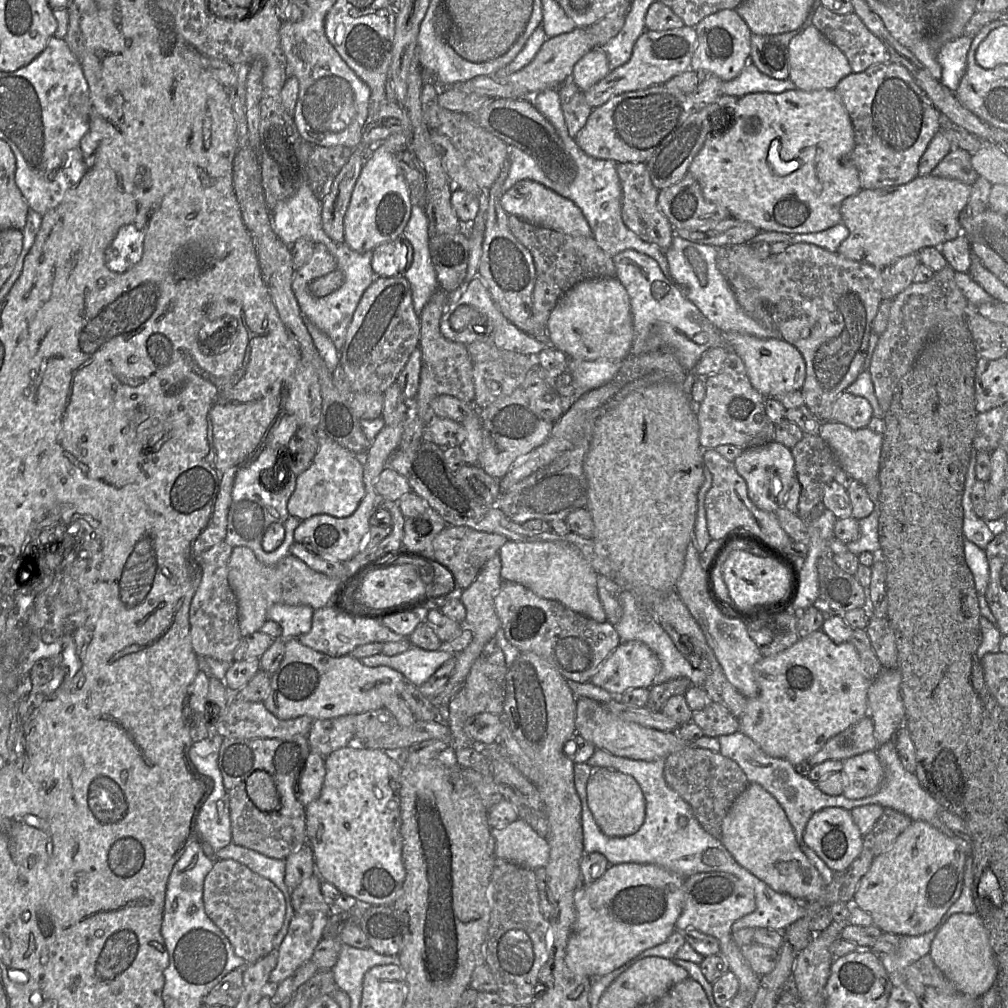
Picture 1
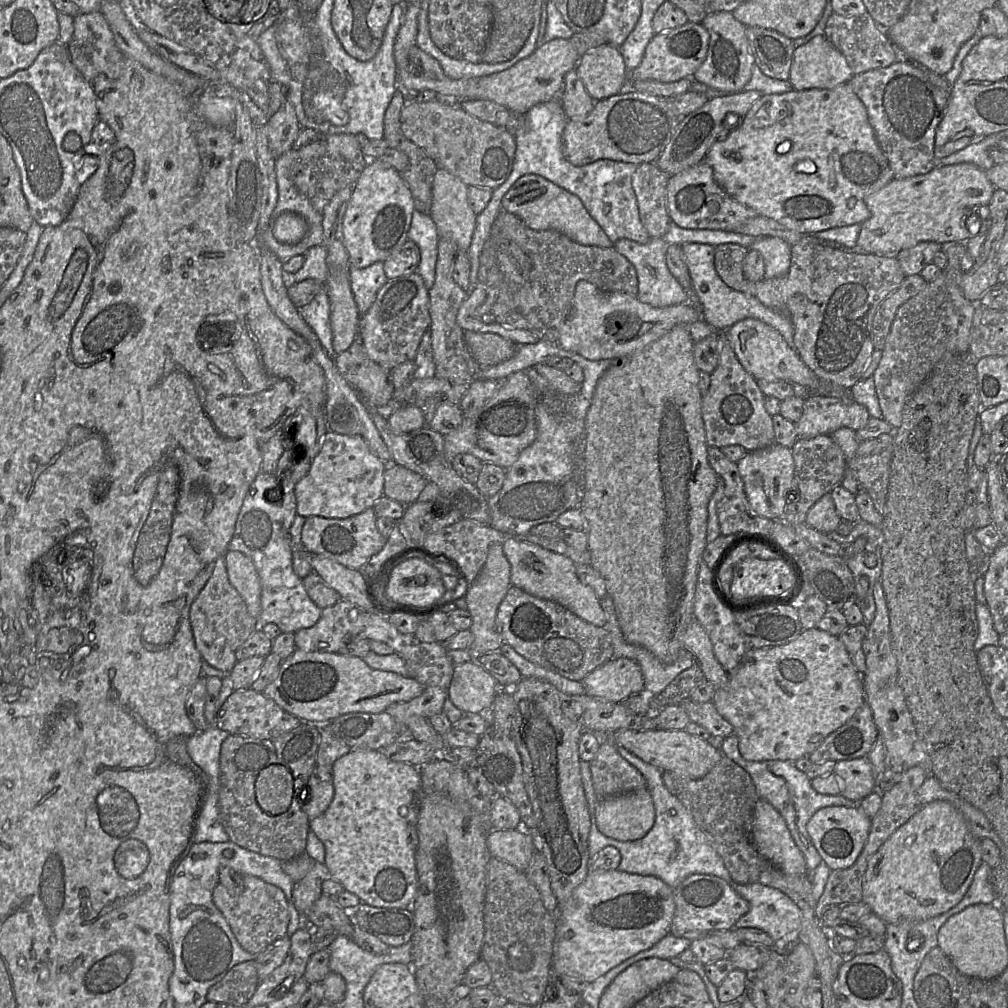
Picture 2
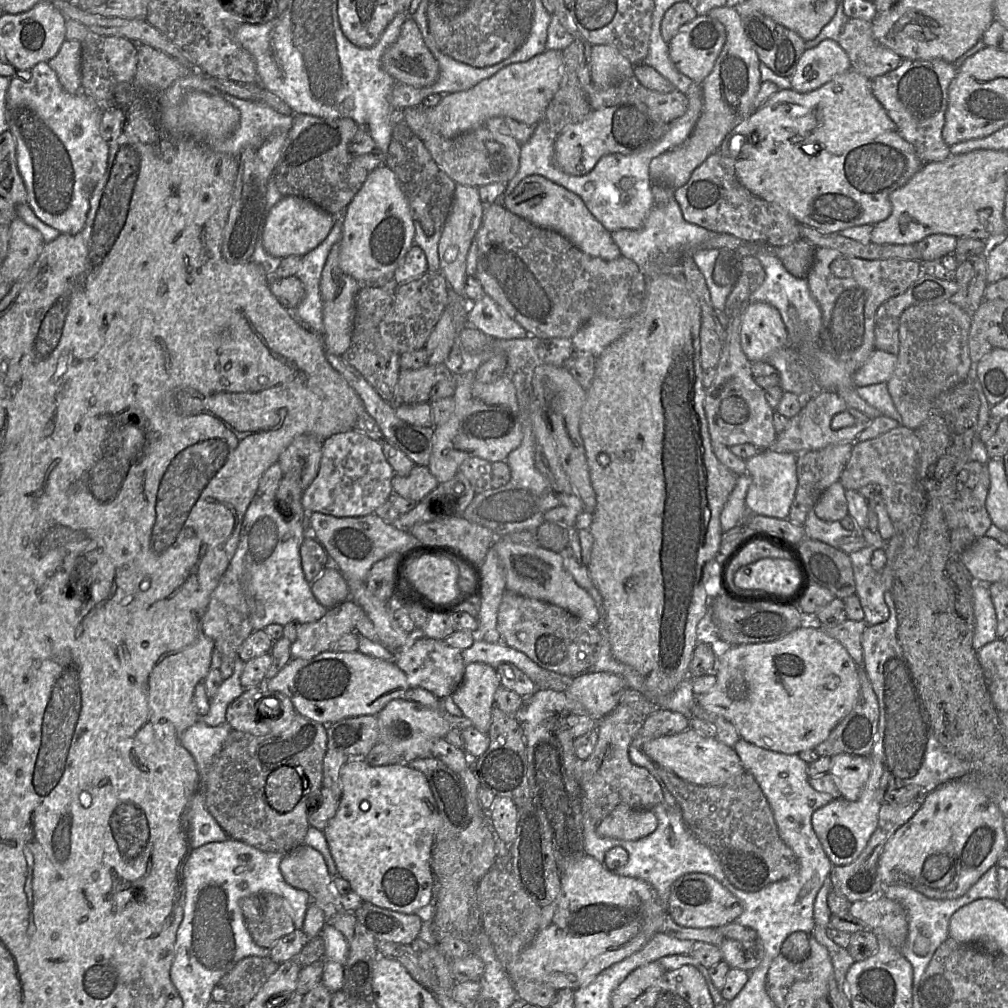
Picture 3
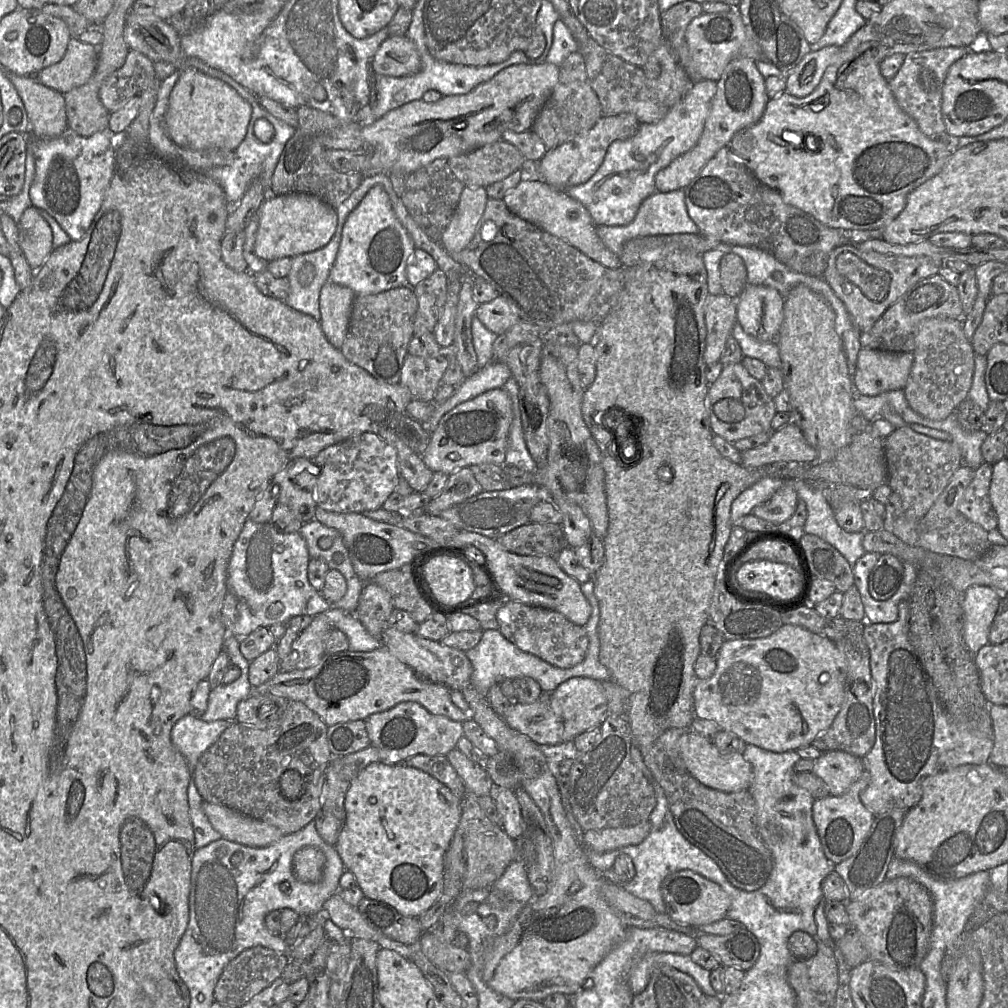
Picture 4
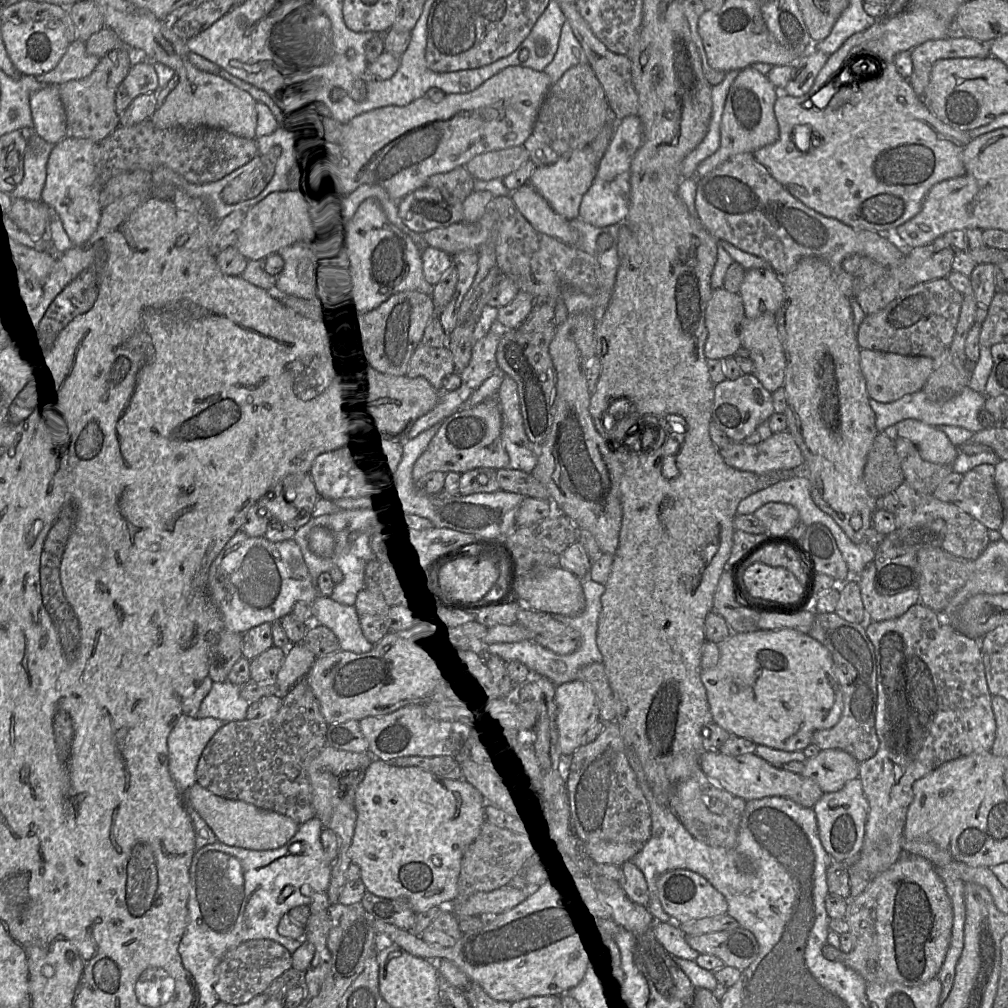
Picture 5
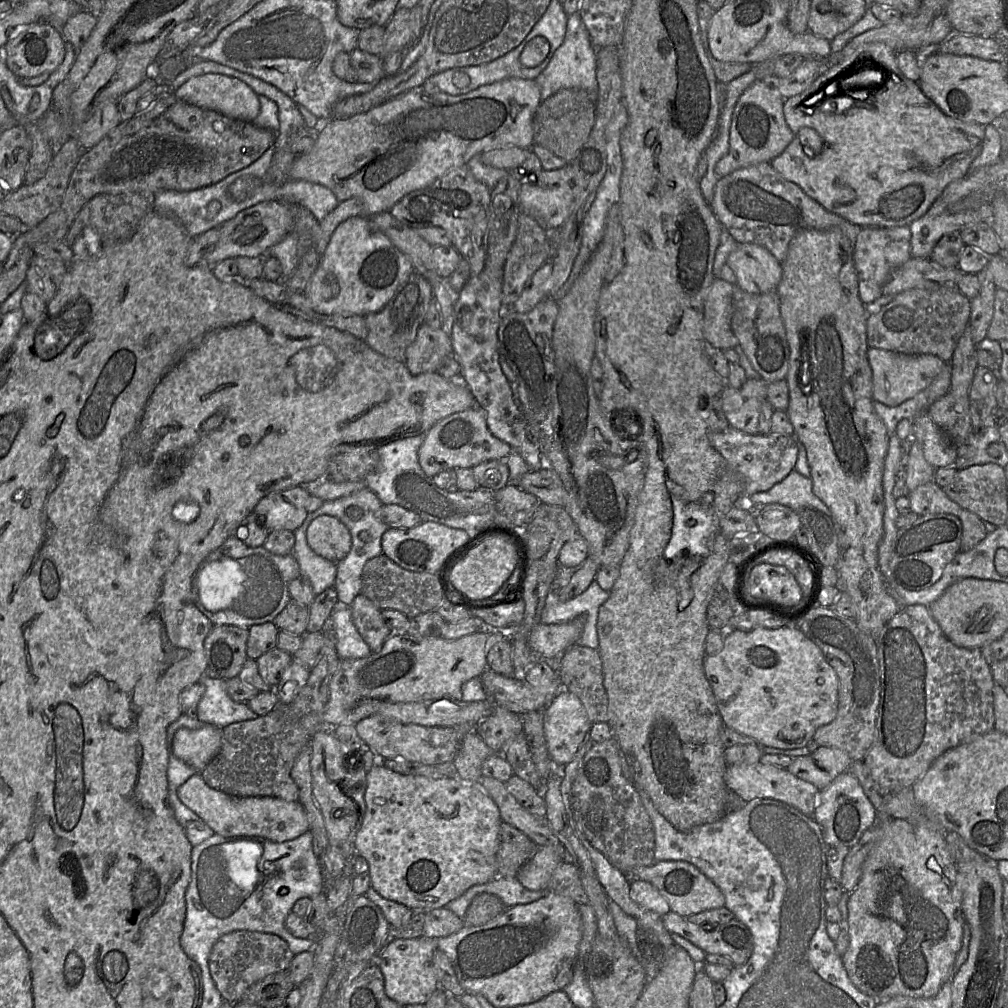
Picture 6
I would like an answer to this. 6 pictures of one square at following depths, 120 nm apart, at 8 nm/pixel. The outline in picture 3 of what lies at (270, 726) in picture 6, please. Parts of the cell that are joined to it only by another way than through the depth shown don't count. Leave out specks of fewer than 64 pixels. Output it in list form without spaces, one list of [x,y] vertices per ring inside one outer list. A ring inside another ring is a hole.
[[[298,713],[291,724],[278,733],[251,734],[232,729],[199,790],[204,794],[208,811],[229,838],[264,852],[287,854],[303,844],[310,827],[308,800],[319,796],[323,787],[323,759],[327,749],[327,725]],[[284,765],[297,769],[305,795],[293,810],[279,813],[267,802],[264,786],[268,775]]]

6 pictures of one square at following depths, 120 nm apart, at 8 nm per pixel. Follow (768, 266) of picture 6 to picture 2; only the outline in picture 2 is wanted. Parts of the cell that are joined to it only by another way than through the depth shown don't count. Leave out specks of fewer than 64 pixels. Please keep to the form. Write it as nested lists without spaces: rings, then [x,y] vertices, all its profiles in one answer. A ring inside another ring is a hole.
[[[746,318],[726,330],[717,332],[724,332],[739,362],[756,380],[783,380],[790,384],[802,385],[809,392],[817,390],[817,379],[813,372],[805,365],[796,350],[787,344],[780,332],[770,325],[758,319]]]

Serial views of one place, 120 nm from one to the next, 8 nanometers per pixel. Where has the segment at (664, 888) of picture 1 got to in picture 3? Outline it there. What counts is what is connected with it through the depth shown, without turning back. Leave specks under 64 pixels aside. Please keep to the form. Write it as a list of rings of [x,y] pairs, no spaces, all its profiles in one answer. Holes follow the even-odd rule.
[[[587,854],[574,864],[568,865],[567,868],[561,872],[560,879],[561,890],[559,895],[550,905],[542,907],[540,926],[535,938],[521,952],[517,962],[512,964],[511,974],[512,978],[515,980],[542,982],[555,990],[569,988],[576,991],[587,984],[591,979],[595,978],[603,970],[642,949],[647,942],[659,932],[665,919],[665,914],[668,913],[668,904],[664,905],[660,902],[654,889],[648,882],[638,878],[618,875],[614,871],[609,870],[604,863],[599,862],[597,859]]]

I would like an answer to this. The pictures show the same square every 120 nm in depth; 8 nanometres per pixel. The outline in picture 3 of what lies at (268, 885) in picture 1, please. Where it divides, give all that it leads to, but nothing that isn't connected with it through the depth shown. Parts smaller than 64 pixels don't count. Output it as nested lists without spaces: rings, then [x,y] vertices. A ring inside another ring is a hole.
[[[264,894],[264,920],[245,921],[253,941],[264,948],[272,948],[283,936],[295,931],[291,908],[286,900],[276,894]]]

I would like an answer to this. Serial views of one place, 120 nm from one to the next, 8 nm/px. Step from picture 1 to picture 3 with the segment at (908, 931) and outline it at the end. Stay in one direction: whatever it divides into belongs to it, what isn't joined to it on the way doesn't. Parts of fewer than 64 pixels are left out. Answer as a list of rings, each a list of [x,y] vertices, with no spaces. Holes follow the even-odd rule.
[[[958,779],[944,782],[925,796],[915,814],[886,843],[878,861],[878,876],[883,886],[904,886],[928,898],[956,899],[964,895],[1007,849],[1003,815],[998,806],[977,786]]]

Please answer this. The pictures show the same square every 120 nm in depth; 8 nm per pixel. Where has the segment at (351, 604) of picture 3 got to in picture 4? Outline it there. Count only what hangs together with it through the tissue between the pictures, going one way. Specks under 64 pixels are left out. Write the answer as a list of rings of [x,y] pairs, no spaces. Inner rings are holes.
[[[330,608],[313,617],[312,622],[299,633],[288,655],[279,661],[279,671],[303,670],[316,665],[325,654],[325,639],[336,622],[346,613],[343,609]]]

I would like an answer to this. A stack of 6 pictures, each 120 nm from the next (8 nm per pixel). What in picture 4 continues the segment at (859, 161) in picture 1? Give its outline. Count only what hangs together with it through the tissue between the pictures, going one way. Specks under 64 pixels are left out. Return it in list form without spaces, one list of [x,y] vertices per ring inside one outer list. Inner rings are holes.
[[[950,46],[906,54],[897,74],[888,80],[899,106],[915,120],[920,131],[930,138],[946,138],[941,114],[943,83],[949,67],[968,52],[968,47]]]

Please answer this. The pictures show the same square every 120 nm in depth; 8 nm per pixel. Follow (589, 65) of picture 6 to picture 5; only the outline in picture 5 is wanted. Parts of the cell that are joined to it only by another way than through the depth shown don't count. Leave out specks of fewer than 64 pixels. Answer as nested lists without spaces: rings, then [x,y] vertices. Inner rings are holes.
[[[568,22],[561,29],[557,52],[550,64],[543,70],[555,84],[573,66],[587,63],[585,53]]]

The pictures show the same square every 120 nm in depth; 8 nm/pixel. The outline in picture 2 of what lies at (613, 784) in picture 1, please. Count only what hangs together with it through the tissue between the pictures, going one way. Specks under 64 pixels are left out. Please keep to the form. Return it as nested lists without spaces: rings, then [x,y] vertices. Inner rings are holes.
[[[646,787],[598,800],[597,828],[609,838],[619,841],[639,840],[651,830],[654,822],[654,803]]]

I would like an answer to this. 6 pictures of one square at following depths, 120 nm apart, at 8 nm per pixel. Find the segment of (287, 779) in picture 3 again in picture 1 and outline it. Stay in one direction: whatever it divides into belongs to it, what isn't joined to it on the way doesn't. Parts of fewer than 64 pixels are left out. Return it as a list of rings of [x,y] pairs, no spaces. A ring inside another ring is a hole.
[[[265,771],[252,772],[246,780],[246,792],[261,811],[270,812],[279,808],[280,797],[271,775]]]

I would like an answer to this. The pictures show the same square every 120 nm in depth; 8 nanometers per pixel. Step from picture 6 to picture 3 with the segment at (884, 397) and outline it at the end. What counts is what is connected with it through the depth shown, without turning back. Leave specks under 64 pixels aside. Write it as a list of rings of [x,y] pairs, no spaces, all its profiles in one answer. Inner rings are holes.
[[[875,349],[867,361],[855,372],[856,387],[886,383],[892,376],[897,363],[897,355]]]

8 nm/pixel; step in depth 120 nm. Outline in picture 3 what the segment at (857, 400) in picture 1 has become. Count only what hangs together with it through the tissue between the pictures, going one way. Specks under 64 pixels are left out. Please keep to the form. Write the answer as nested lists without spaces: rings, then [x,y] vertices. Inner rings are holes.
[[[819,390],[806,399],[801,410],[790,419],[784,431],[777,434],[773,445],[769,448],[779,453],[801,454],[807,451],[820,450],[833,444],[854,444],[858,435],[867,428],[871,419],[859,410],[849,407],[835,391]],[[843,412],[848,412],[855,418],[855,424],[838,430],[832,429],[833,418]]]

